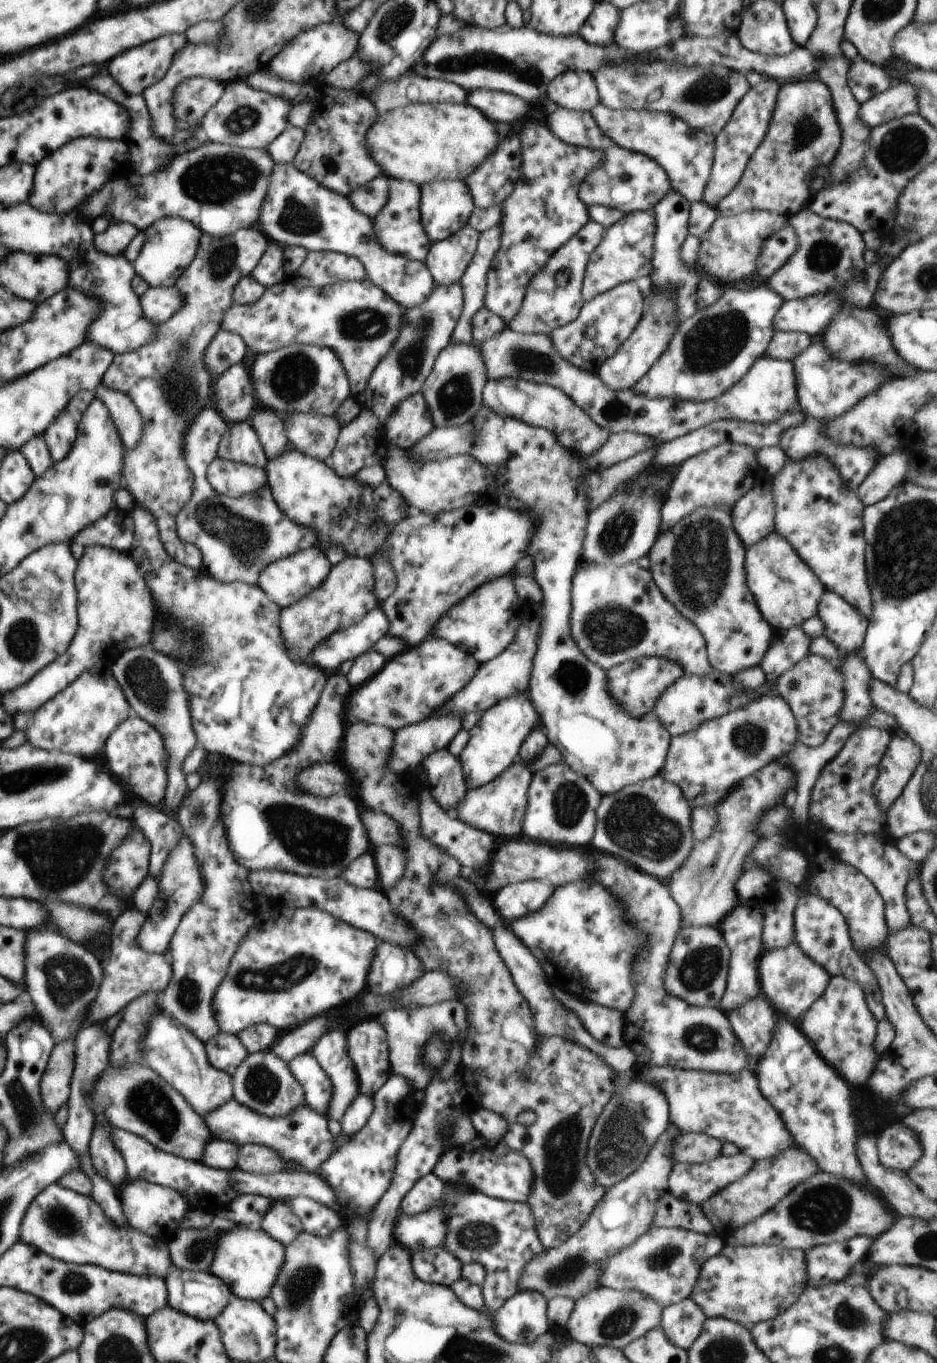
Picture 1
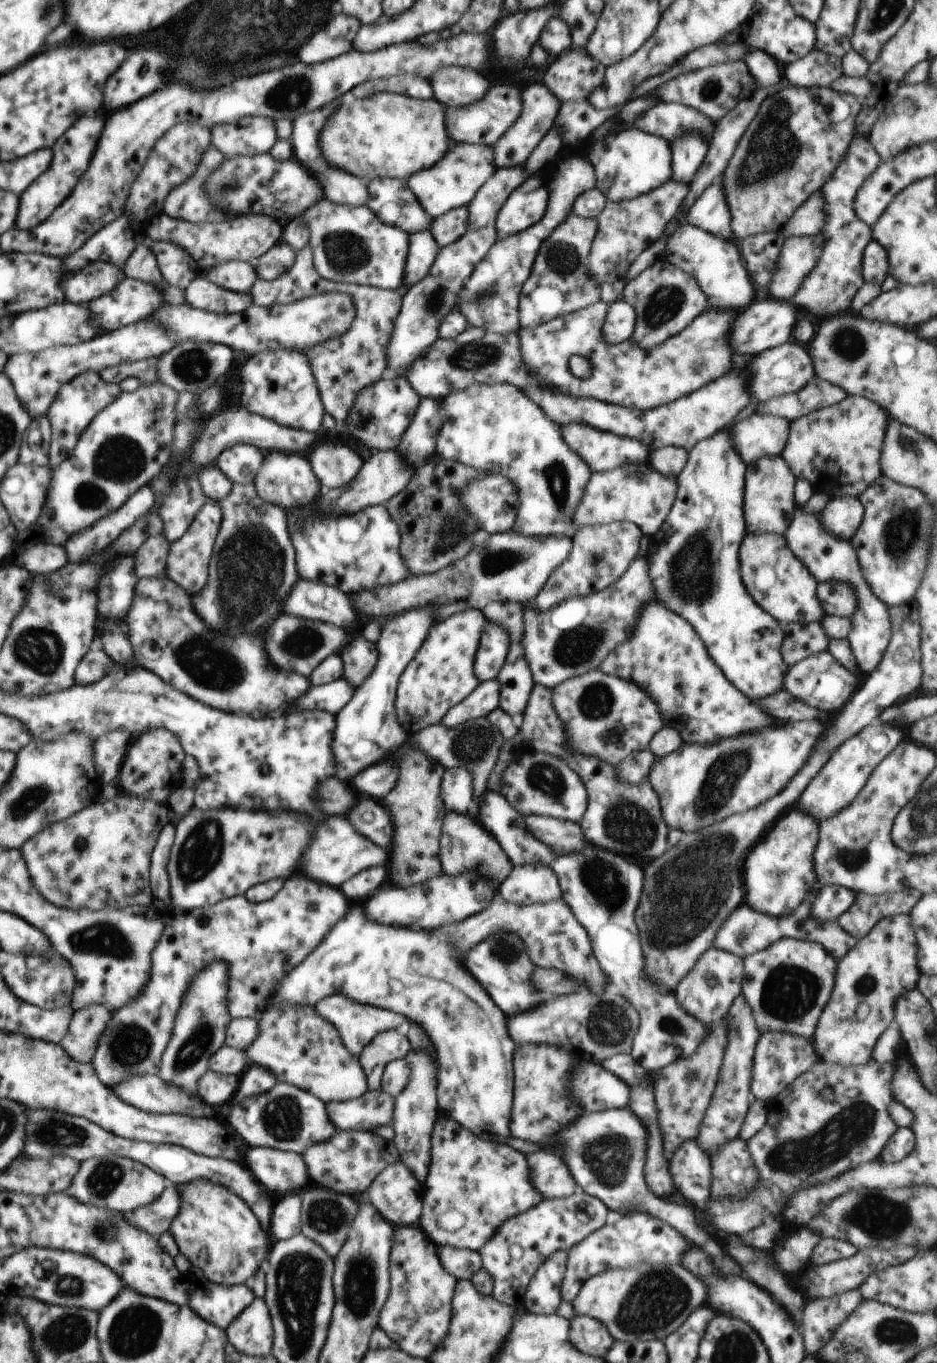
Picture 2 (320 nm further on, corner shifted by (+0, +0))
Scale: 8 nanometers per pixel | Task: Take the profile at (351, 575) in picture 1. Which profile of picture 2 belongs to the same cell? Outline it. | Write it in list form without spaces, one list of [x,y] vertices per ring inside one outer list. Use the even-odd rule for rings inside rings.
[[[514,529],[498,534],[478,535],[477,544],[464,560],[458,559],[446,568],[430,574],[412,575],[392,586],[372,591],[362,590],[349,597],[359,615],[366,614],[371,620],[412,609],[456,605],[456,602],[466,602],[470,609],[478,610],[494,600],[530,603],[545,587],[548,577],[568,558],[572,547],[572,535],[524,535]]]

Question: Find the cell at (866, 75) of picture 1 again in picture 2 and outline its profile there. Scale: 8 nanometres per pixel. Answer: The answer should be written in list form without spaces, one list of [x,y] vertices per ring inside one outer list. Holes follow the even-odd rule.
[[[816,48],[784,67],[784,82],[790,87],[829,87],[836,77],[844,75],[837,57]]]

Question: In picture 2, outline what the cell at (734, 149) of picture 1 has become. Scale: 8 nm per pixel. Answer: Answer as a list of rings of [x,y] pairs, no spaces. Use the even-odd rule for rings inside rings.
[[[719,178],[693,202],[684,222],[725,241],[739,242],[731,227],[730,209]]]

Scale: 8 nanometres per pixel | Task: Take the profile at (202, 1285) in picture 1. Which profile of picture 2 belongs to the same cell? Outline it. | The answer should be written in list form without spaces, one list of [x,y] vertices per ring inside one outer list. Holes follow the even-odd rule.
[[[198,1279],[194,1284],[193,1293],[189,1298],[188,1306],[199,1314],[206,1322],[226,1330],[230,1323],[247,1307],[254,1302],[253,1290],[244,1283],[243,1285],[221,1285],[212,1281]]]

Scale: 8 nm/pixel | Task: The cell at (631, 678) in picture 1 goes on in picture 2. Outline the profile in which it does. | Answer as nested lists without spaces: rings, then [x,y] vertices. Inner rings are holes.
[[[600,668],[591,669],[586,674],[566,679],[551,691],[554,710],[563,724],[567,748],[572,753],[585,757],[594,756],[609,765],[615,766],[634,753],[648,750],[652,737],[664,726],[664,719],[659,713],[656,703],[645,690],[633,682],[608,675]]]

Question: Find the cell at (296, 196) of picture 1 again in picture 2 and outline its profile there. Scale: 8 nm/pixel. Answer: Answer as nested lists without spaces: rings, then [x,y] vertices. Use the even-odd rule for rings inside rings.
[[[326,198],[302,216],[310,229],[308,245],[313,252],[314,268],[322,278],[402,291],[409,251],[409,234],[405,230],[383,223],[367,205],[337,205]]]

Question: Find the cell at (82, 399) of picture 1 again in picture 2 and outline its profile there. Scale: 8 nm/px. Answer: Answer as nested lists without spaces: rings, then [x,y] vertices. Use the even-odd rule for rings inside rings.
[[[86,371],[72,377],[70,382],[63,384],[57,390],[57,395],[50,403],[46,414],[52,427],[49,448],[49,465],[51,467],[62,464],[70,456],[81,434],[93,421],[93,418],[111,402],[114,402],[120,393],[121,390],[118,383],[104,382],[99,373],[94,371]]]

